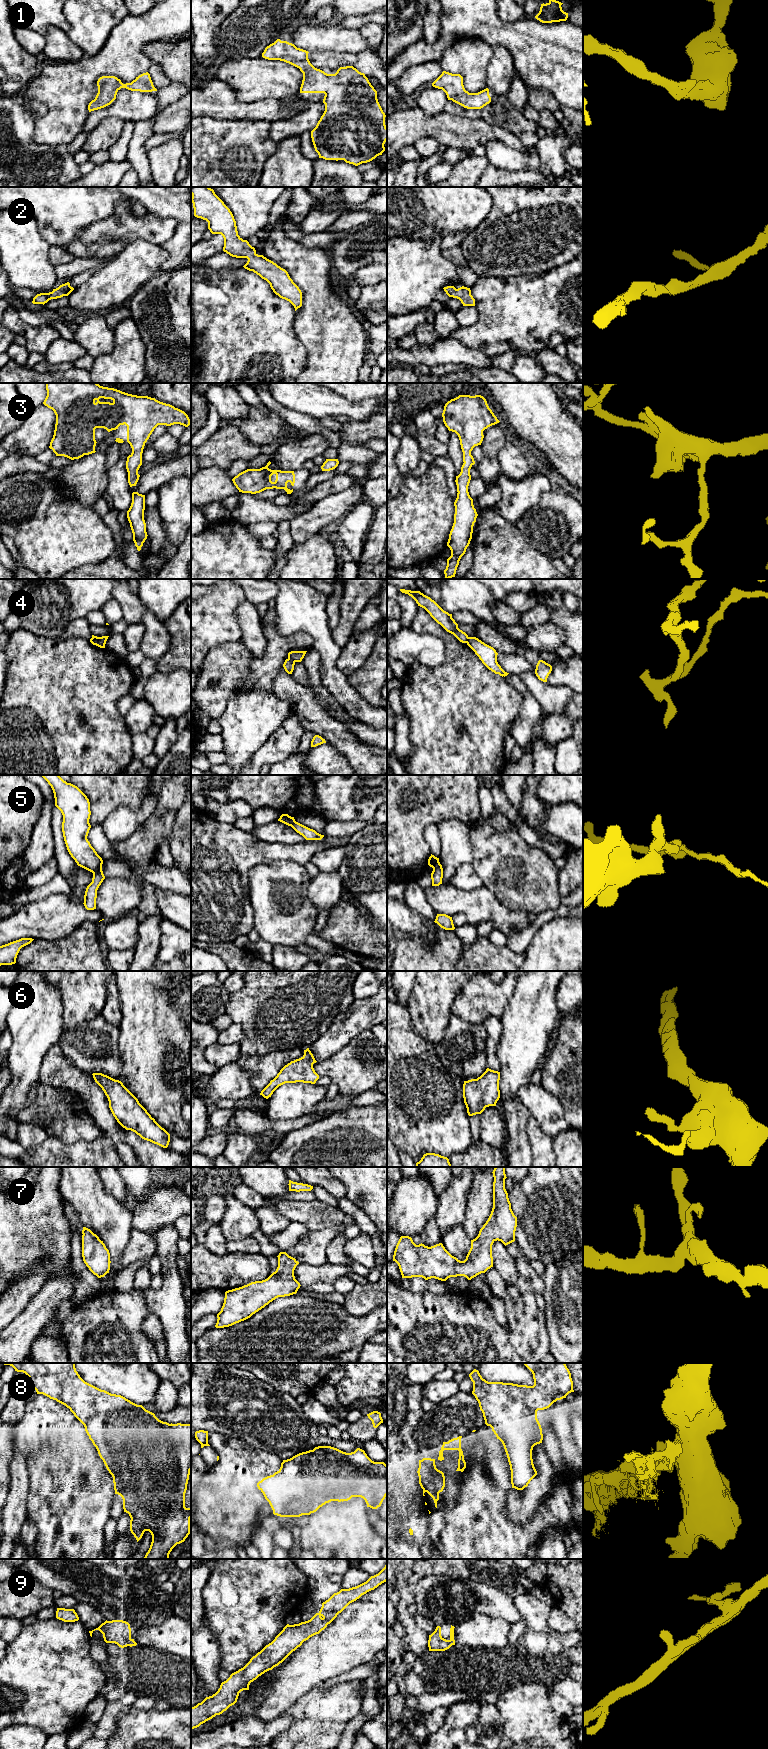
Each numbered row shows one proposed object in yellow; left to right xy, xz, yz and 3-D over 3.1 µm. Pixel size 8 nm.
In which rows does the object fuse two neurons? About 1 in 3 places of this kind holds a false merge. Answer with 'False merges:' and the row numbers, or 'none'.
False merges: 4, 5

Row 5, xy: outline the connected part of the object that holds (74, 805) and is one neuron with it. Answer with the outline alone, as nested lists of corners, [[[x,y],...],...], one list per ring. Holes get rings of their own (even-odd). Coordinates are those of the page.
[[[41,775],[51,786],[55,806],[63,815],[62,832],[67,850],[78,866],[94,873],[103,863],[87,839],[91,811],[87,796],[59,775]]]

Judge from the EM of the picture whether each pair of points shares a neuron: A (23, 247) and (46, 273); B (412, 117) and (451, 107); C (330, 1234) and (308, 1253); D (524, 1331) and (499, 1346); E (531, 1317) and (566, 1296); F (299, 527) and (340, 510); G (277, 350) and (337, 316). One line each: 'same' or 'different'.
A: same
B: different
C: same
D: different
E: different
F: same
G: different

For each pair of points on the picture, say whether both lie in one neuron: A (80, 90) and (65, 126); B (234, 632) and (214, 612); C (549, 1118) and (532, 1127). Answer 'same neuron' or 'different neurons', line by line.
A: same neuron
B: same neuron
C: different neurons

